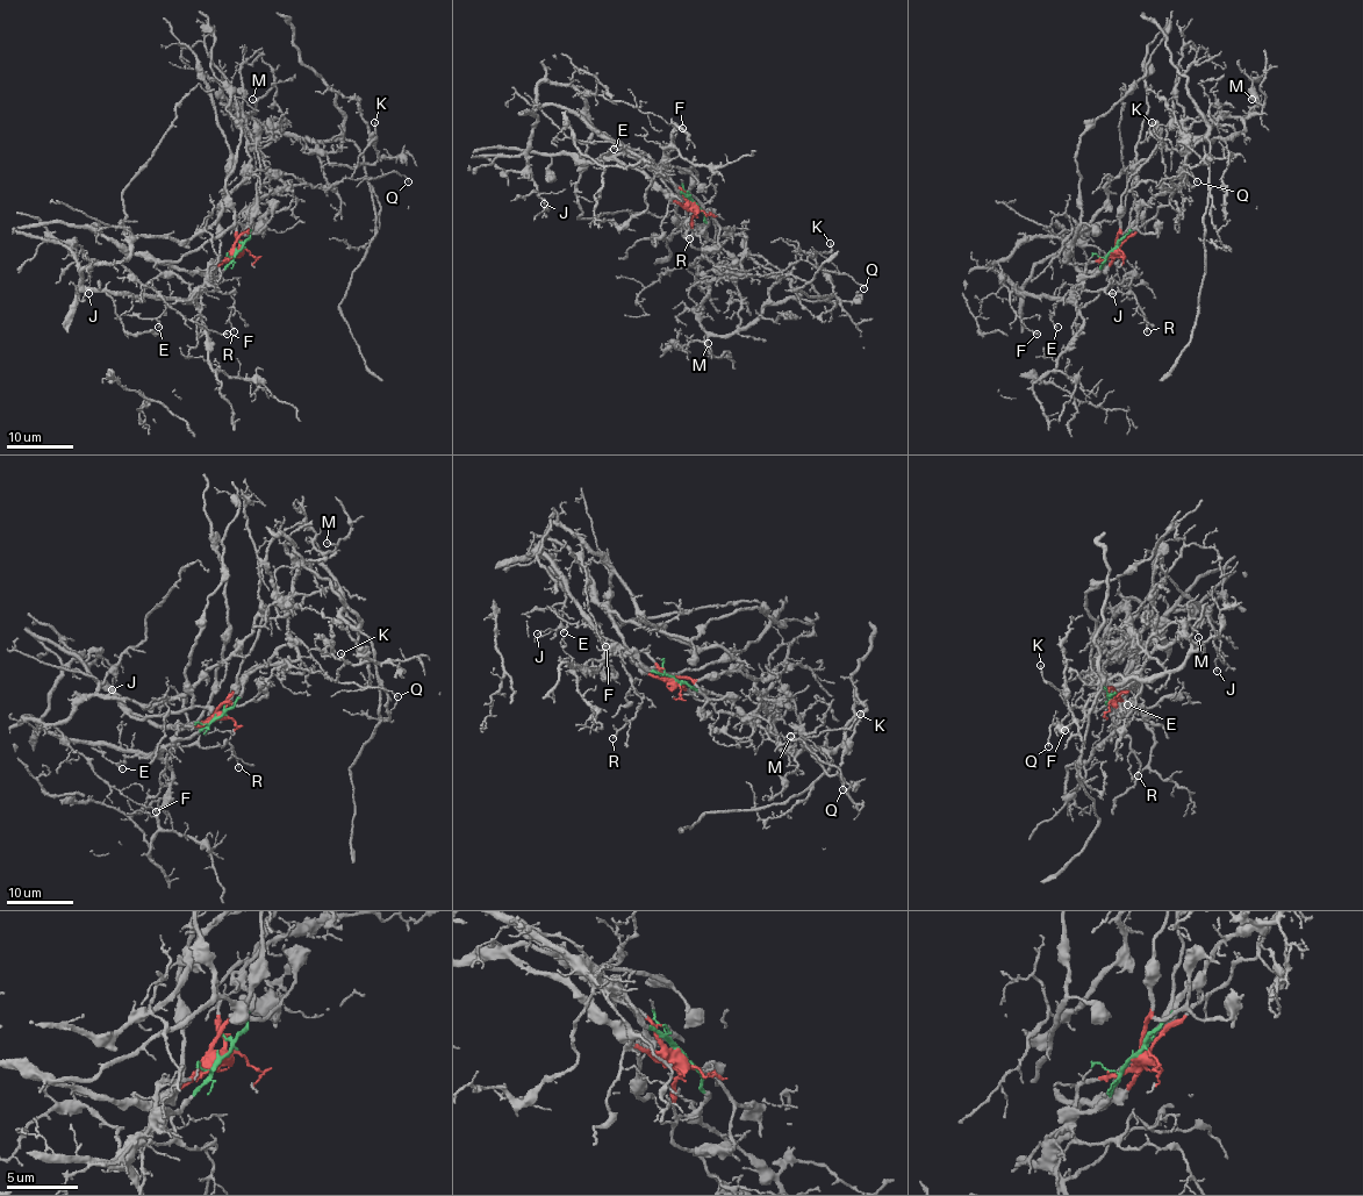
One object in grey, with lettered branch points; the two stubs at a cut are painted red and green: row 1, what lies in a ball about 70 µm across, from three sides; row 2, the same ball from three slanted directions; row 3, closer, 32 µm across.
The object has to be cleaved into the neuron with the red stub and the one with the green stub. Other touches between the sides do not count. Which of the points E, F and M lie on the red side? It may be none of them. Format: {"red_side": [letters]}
{"red_side": ["F"]}

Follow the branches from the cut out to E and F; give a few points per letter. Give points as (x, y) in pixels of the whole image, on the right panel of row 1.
E: (1112, 249), (1092, 276), (1085, 276), (1059, 300), (1051, 319), (1057, 327)
F: (1114, 249), (1105, 267), (1080, 271), (1057, 237), (1035, 237), (999, 264), (1035, 334)

